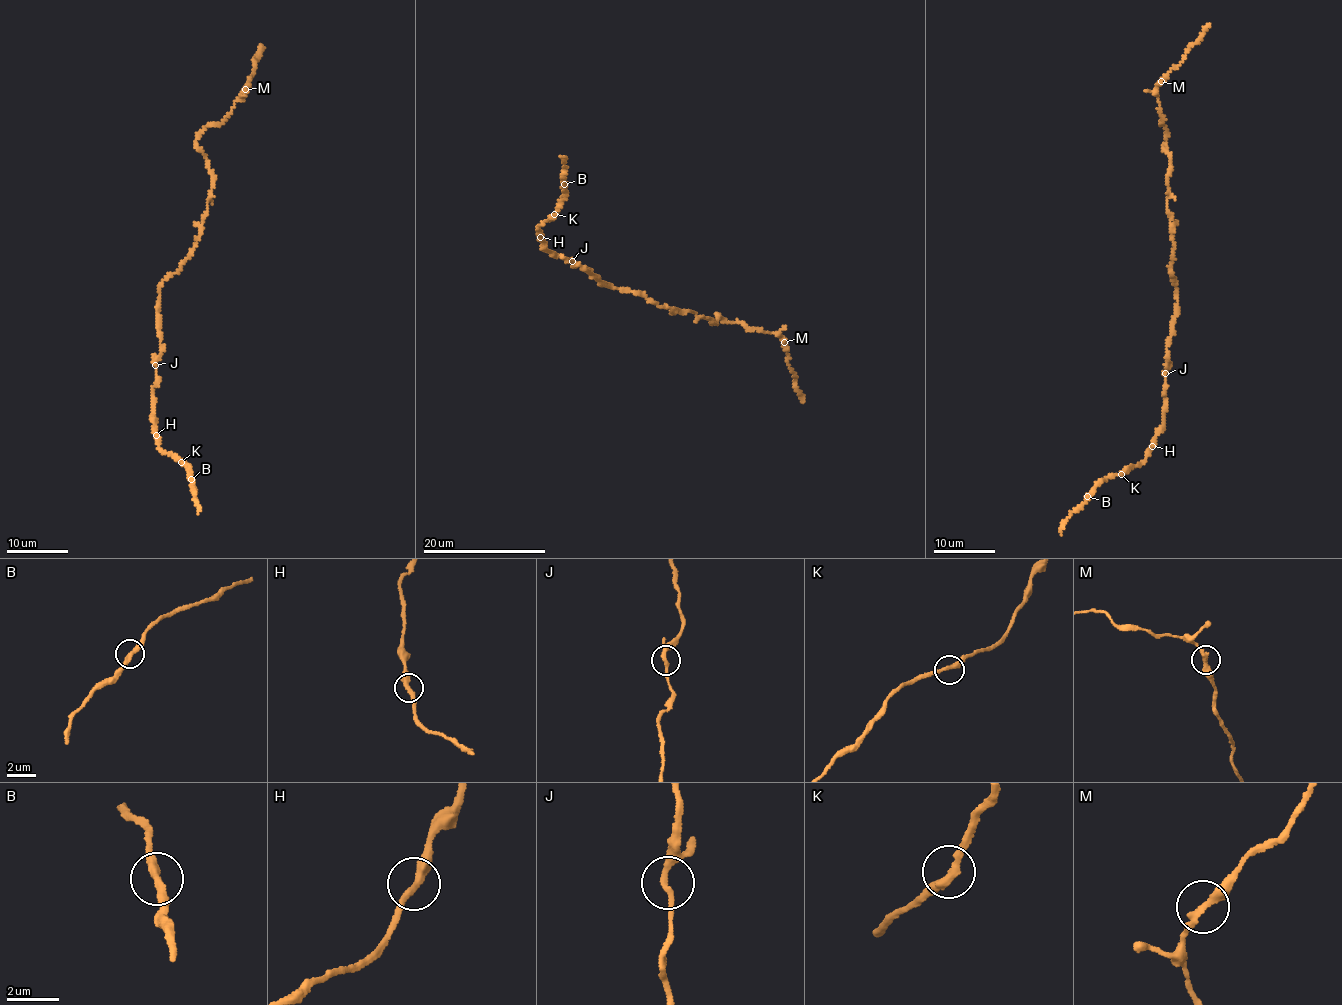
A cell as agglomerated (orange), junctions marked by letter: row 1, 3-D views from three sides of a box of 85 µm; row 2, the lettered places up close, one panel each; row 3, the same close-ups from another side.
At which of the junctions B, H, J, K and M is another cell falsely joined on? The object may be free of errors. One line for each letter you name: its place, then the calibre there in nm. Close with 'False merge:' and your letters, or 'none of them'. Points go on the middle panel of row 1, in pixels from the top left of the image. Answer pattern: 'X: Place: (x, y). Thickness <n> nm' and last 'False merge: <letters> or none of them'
M: Place: (784, 342). Thickness 320 nm
False merge: M

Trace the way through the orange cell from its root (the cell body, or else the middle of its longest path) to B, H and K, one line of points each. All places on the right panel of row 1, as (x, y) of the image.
B: (1175, 289), (1177, 315), (1167, 344), (1162, 431), (1156, 435), (1154, 446), (1143, 461), (1103, 481), (1087, 496)
H: (1175, 289), (1177, 315), (1167, 344), (1164, 423), (1152, 446)
K: (1175, 289), (1177, 315), (1167, 344), (1162, 431), (1156, 435), (1146, 459), (1121, 474)

